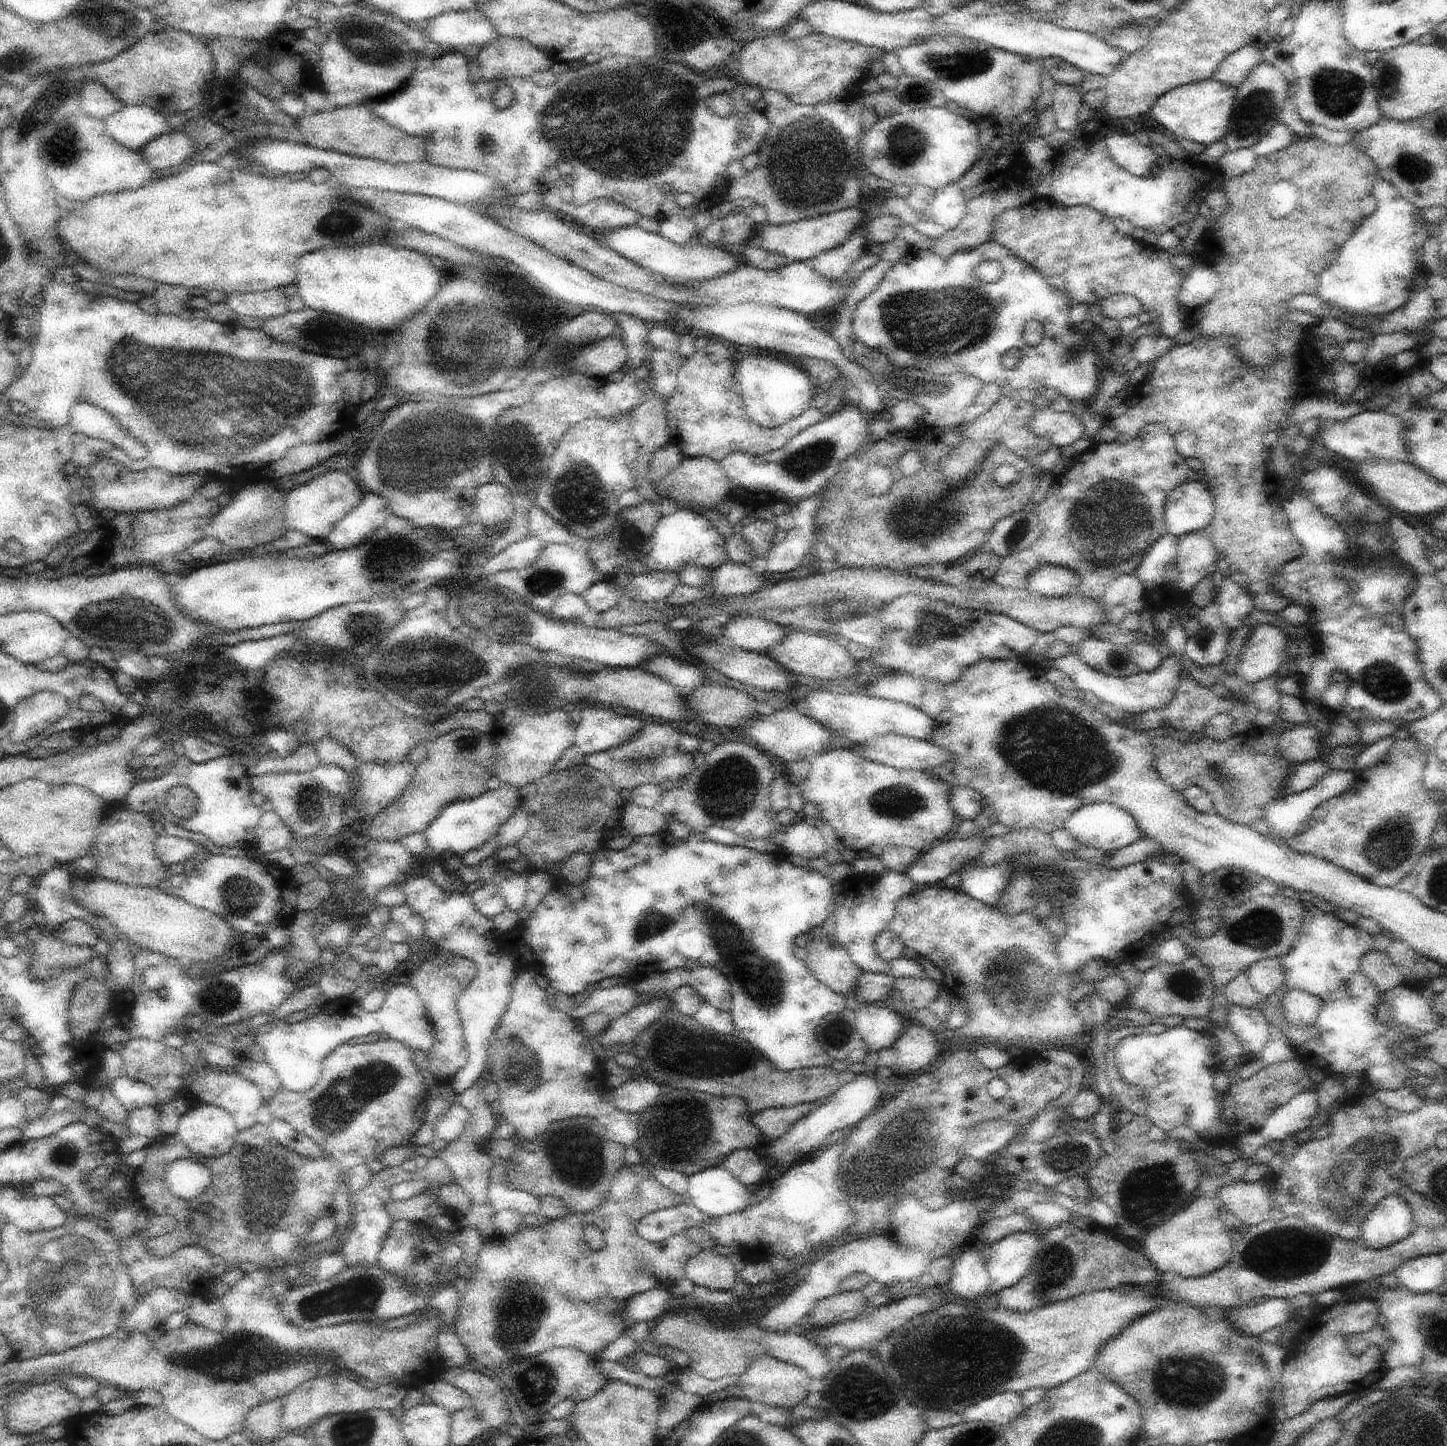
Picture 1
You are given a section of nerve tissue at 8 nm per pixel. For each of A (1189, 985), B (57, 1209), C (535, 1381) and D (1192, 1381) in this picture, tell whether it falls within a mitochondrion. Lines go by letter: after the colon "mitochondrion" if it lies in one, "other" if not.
A: mitochondrion
B: other
C: mitochondrion
D: mitochondrion

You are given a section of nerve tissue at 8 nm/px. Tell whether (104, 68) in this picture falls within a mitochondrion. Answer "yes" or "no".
no

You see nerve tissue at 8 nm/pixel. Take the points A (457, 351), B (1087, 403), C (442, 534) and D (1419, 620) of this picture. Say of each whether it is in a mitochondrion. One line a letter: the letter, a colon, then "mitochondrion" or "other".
A: mitochondrion
B: other
C: other
D: other

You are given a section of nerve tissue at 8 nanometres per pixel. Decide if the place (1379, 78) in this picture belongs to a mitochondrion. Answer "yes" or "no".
yes

